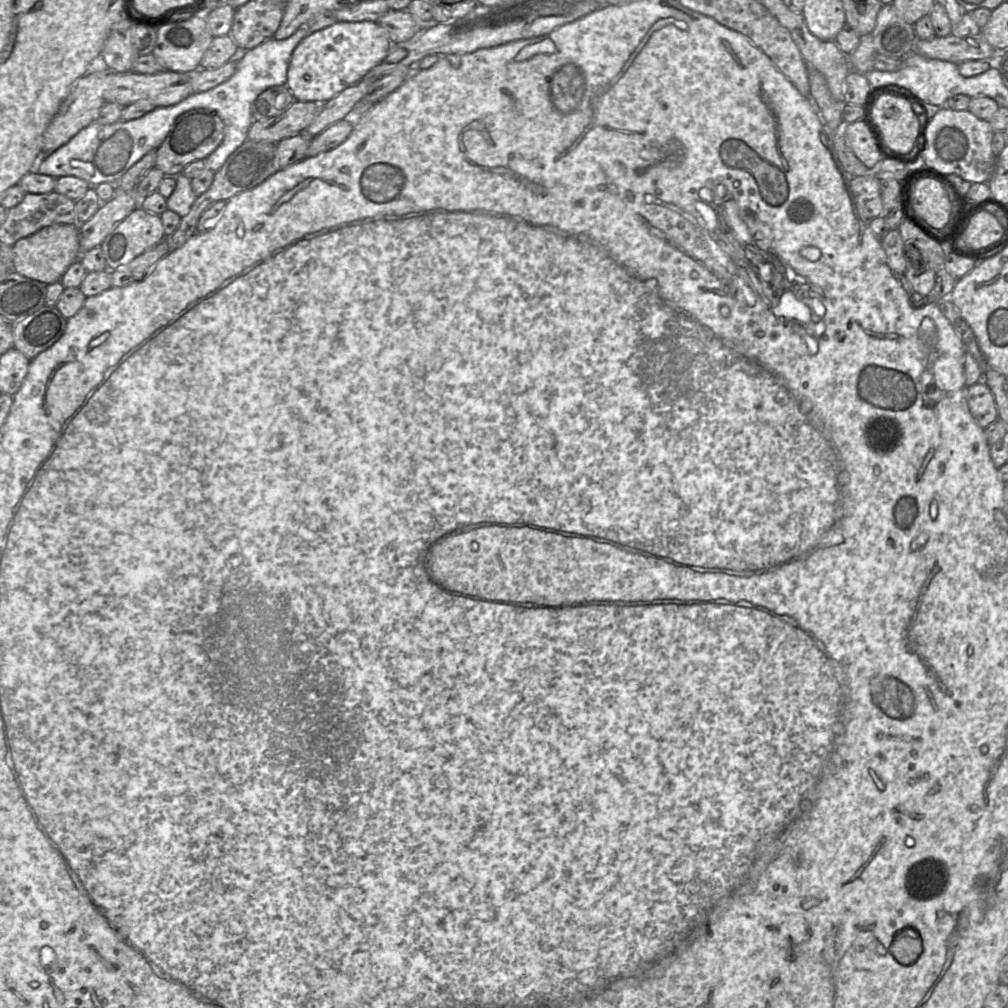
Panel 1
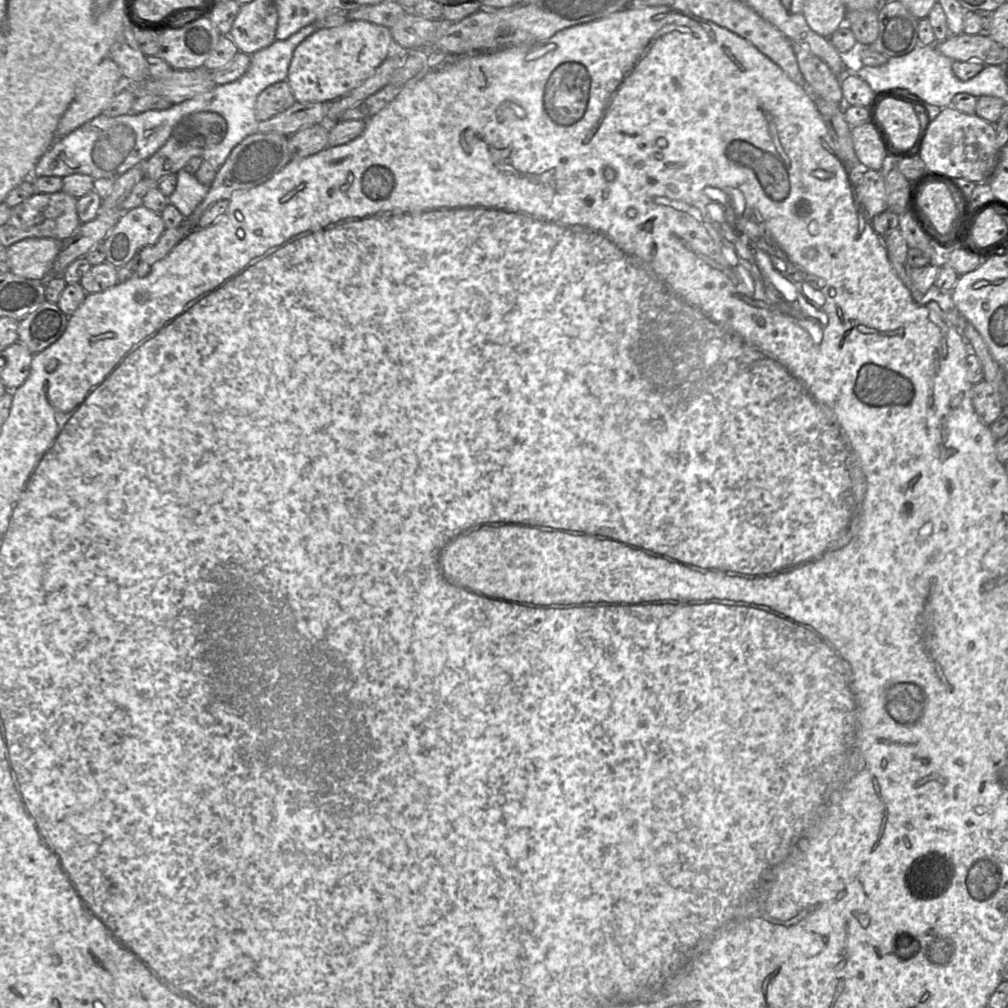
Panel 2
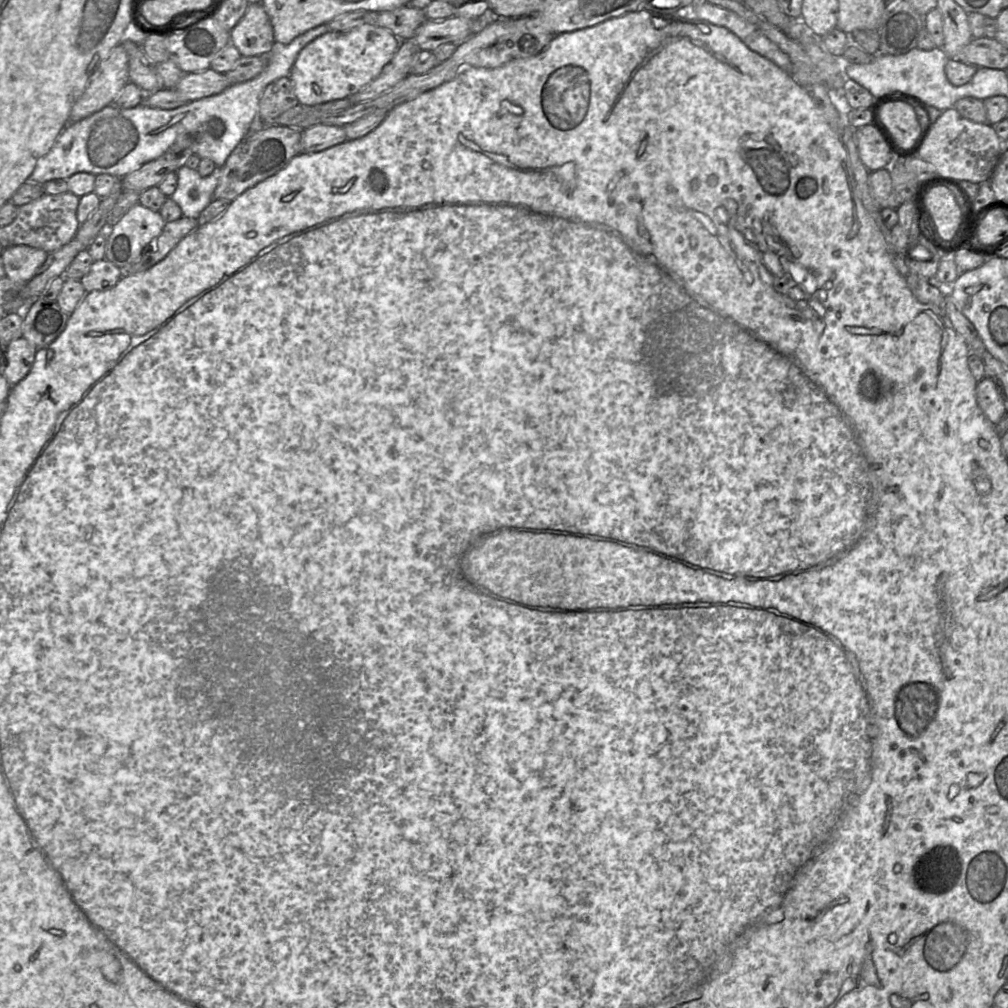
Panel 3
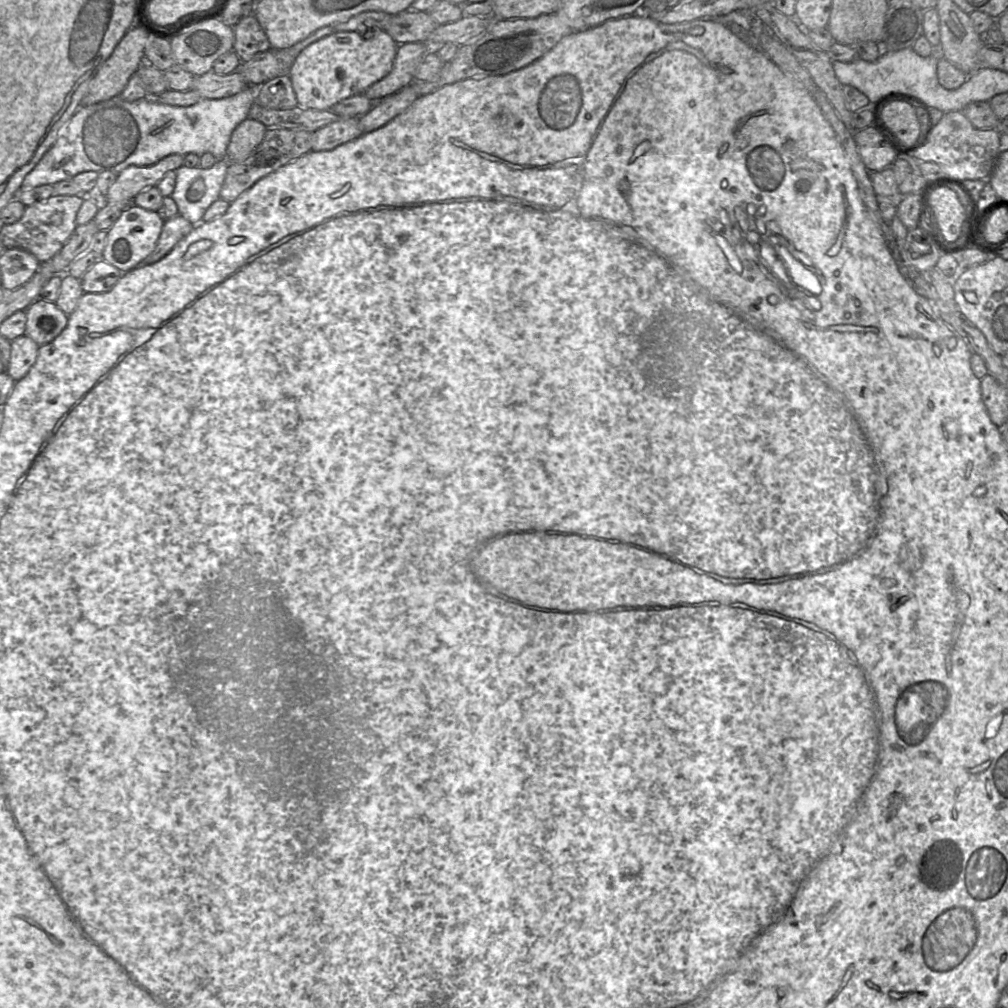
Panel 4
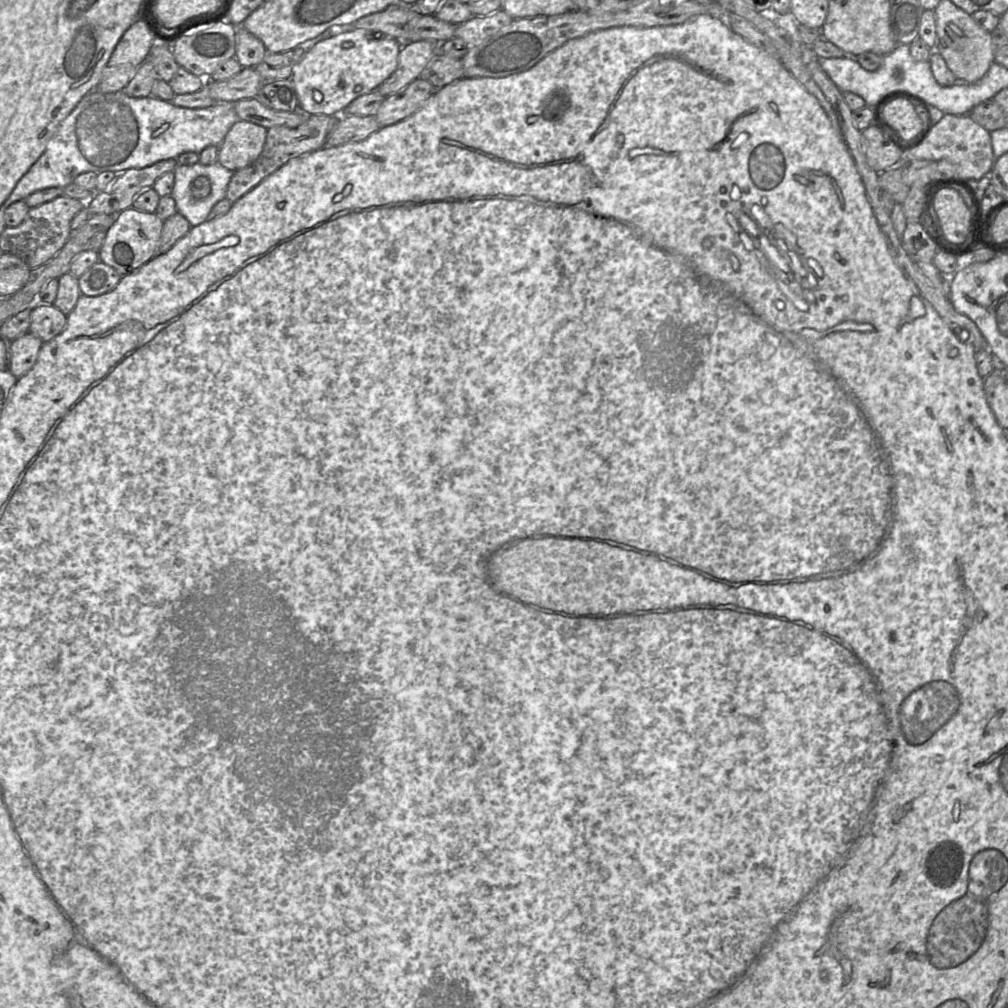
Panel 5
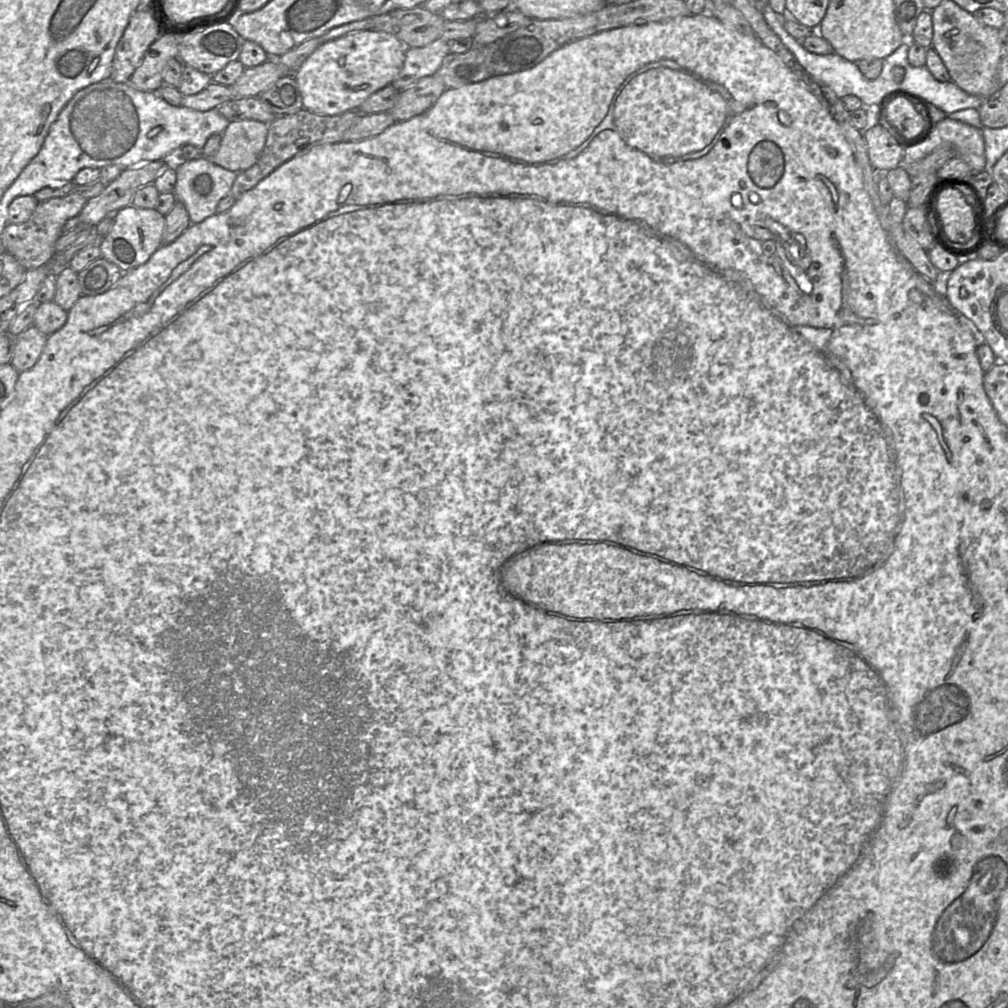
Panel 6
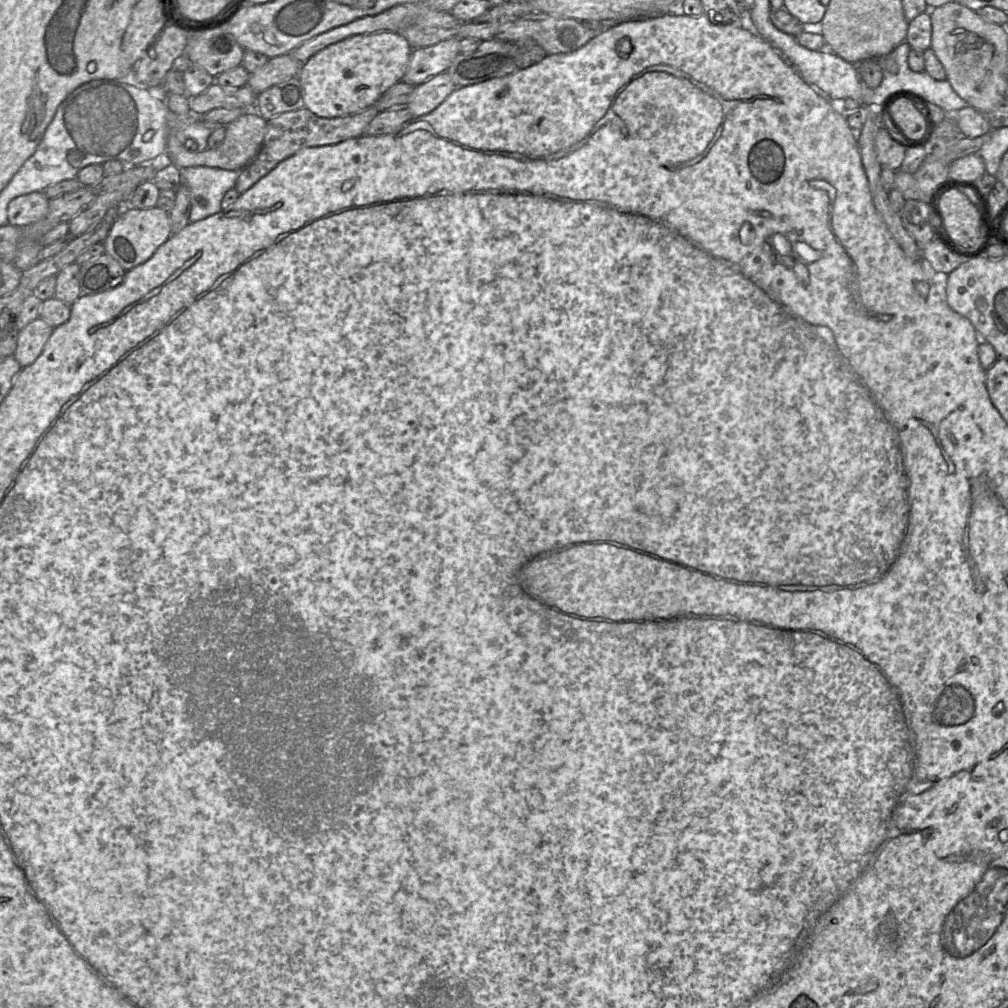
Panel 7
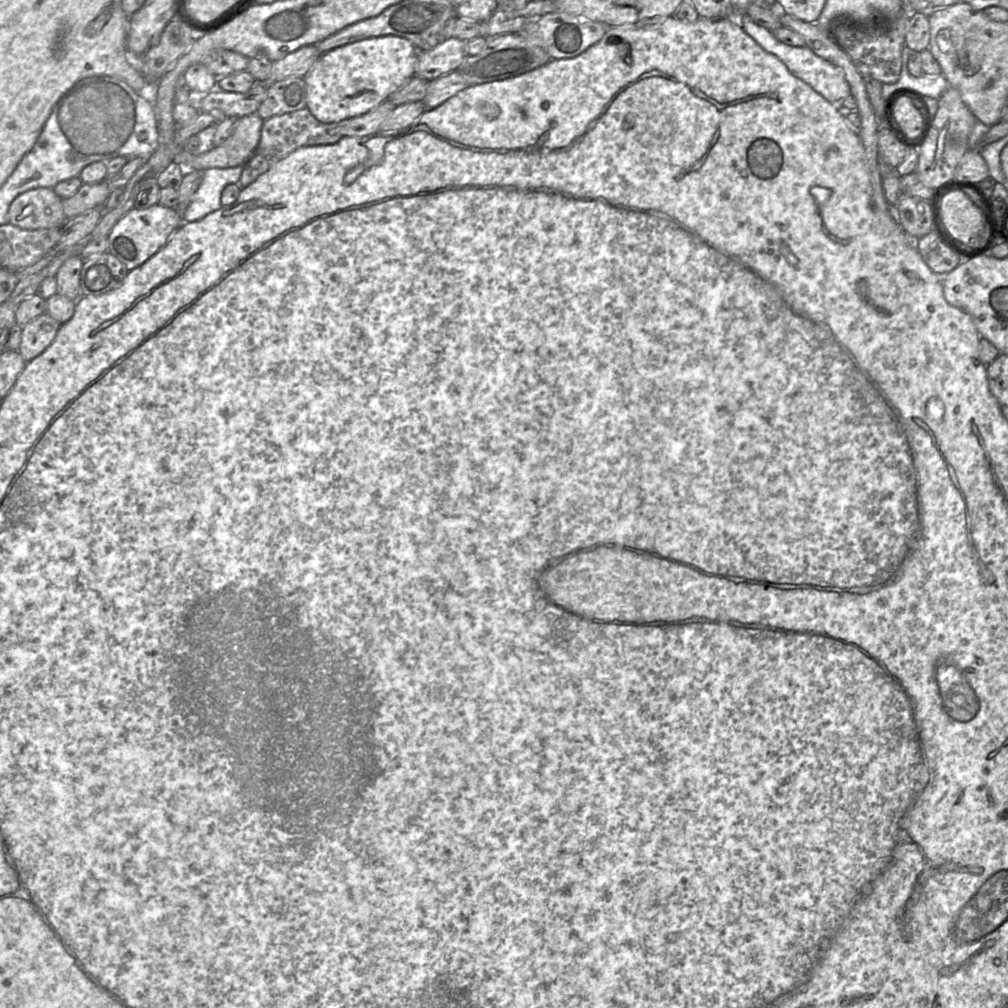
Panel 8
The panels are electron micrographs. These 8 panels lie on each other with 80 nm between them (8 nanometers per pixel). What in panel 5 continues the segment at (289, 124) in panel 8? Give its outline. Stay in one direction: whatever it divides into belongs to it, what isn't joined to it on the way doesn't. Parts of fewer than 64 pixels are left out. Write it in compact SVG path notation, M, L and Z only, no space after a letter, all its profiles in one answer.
M316 114L309 116L304 123L295 128L274 126L267 129L266 141L260 156L251 165L233 173L226 198L234 203L289 160L322 148L338 118L339 116Z

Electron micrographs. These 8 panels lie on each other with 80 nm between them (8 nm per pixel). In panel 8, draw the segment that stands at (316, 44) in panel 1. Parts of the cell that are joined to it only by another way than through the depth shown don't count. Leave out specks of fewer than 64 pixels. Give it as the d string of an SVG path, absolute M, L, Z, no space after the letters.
M394 35L370 37L329 50L303 77L306 107L322 123L363 115L415 76L418 52L411 41Z

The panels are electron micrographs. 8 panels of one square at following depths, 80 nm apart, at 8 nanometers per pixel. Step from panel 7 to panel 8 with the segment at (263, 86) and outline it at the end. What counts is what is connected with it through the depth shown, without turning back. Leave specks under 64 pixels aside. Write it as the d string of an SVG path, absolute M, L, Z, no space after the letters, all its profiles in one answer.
M309 45L303 46L283 59L273 62L269 83L287 78L304 77L322 54L315 45Z

